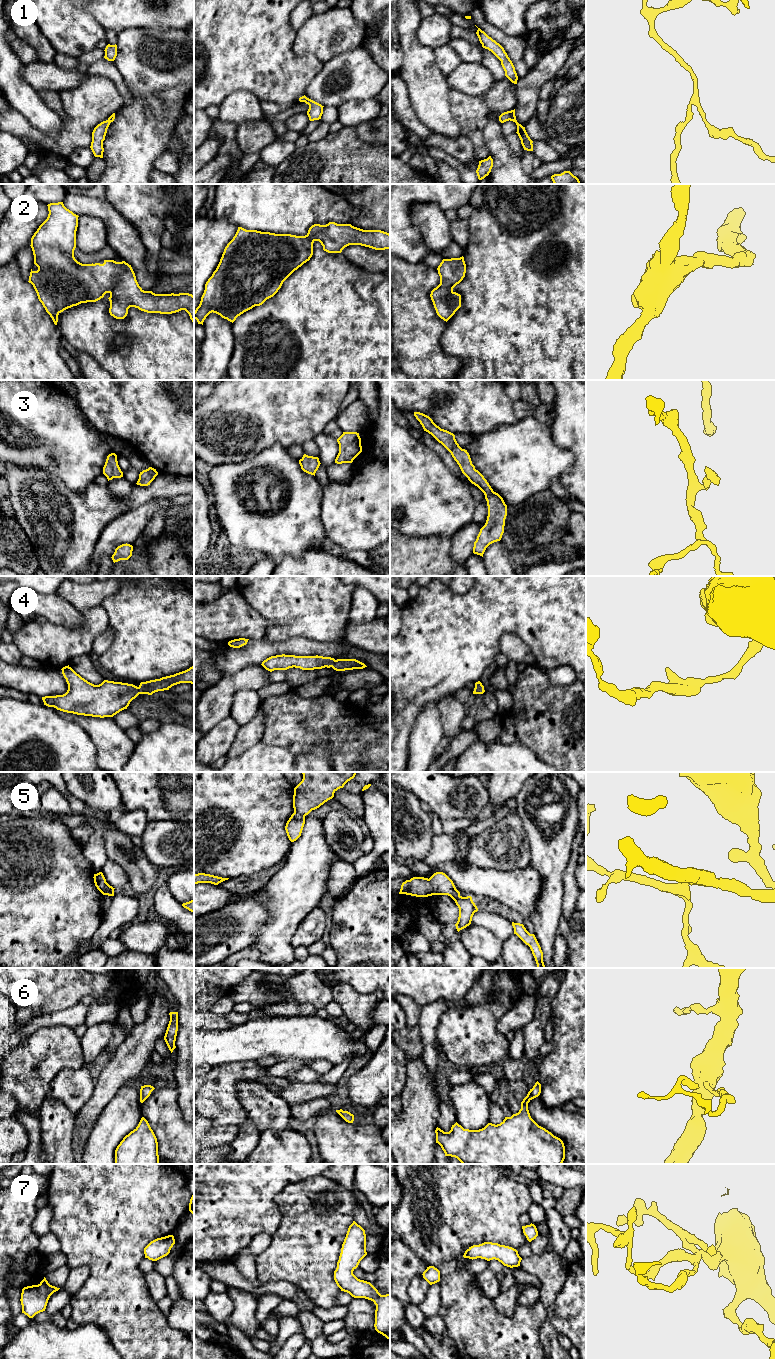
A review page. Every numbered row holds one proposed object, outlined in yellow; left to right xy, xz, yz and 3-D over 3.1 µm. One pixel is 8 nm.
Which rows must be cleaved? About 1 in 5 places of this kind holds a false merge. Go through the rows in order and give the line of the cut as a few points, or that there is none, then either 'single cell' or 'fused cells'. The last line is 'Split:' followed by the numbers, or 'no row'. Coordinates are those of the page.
1: cut none; single cell
2: cut none; single cell
3: cut none; single cell
4: cut none; single cell
5: cut none; single cell
6: cut none; single cell
7: cut none; single cell
Split: no row

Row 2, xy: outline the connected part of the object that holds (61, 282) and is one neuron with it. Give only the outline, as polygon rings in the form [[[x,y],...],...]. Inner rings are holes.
[[[63,202],[50,203],[48,206],[48,217],[39,226],[31,238],[31,248],[34,255],[34,264],[38,267],[37,271],[31,269],[29,283],[31,283],[37,293],[39,301],[42,303],[46,312],[50,315],[55,325],[58,322],[58,315],[64,310],[77,306],[81,303],[96,302],[104,297],[106,293],[110,294],[109,313],[116,319],[124,319],[128,314],[130,307],[138,308],[147,313],[172,314],[185,310],[194,323],[194,296],[189,293],[179,294],[155,294],[152,291],[144,291],[136,280],[135,273],[125,261],[116,262],[114,260],[104,260],[103,264],[82,264],[74,257],[76,248],[76,231],[78,227],[78,215],[67,209]]]

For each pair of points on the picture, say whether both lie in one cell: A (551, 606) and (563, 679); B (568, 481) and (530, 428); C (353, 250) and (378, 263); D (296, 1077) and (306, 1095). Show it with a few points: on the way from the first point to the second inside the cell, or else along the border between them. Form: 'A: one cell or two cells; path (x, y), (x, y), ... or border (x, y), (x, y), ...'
A: two cells; border (541, 668), (570, 666), (575, 672)
B: two cells; border (572, 452), (574, 462), (558, 478)
C: one cell; path (359, 255), (372, 261)
D: two cells; border (293, 1082), (314, 1083)

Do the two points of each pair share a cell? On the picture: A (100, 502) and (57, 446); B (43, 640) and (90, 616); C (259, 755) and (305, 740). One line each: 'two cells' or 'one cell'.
A: two cells
B: one cell
C: two cells

